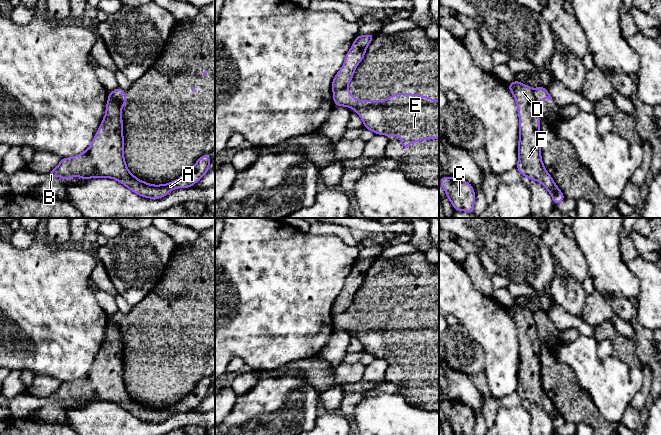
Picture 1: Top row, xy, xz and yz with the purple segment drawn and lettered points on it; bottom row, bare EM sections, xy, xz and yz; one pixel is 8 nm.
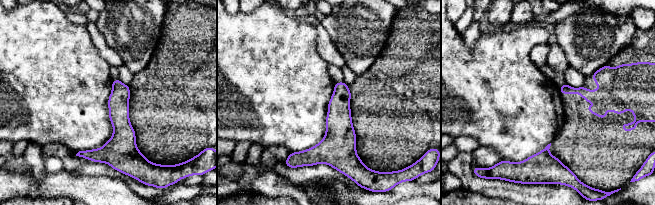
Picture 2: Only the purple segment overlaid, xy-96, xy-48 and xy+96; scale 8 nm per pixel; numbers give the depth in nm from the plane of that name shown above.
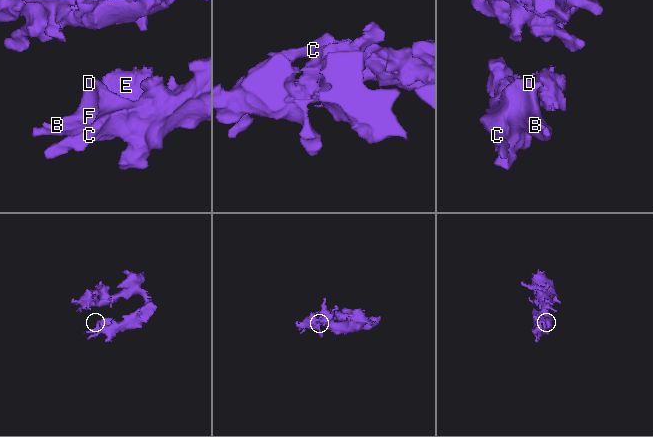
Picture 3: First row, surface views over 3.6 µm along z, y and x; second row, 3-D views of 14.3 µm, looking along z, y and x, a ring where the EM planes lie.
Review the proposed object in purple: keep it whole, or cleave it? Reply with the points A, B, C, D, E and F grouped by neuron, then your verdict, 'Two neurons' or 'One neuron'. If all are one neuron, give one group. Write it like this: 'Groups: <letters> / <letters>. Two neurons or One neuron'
Groups: A B C D F / E. Two neurons

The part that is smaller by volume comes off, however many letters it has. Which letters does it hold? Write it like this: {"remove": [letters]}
{"remove": ["E"]}

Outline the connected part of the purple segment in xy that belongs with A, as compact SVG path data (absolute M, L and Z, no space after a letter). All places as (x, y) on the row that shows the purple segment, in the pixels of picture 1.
M109 92L106 111L90 146L82 153L62 158L48 178L61 177L64 182L74 176L81 179L111 178L122 183L137 195L161 199L177 188L189 188L197 183L210 168L210 157L202 155L181 177L167 184L154 185L139 180L129 169L124 158L123 120L119 102Z

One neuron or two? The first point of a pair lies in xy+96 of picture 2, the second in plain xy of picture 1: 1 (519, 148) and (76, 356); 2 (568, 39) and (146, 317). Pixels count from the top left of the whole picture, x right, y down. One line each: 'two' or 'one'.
1: one
2: two

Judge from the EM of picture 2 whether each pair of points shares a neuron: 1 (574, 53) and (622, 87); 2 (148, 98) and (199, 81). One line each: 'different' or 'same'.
1: different
2: same

